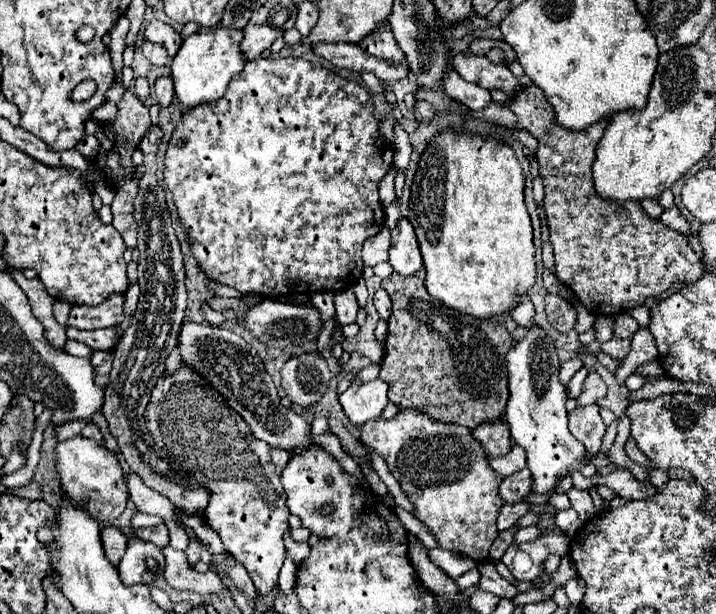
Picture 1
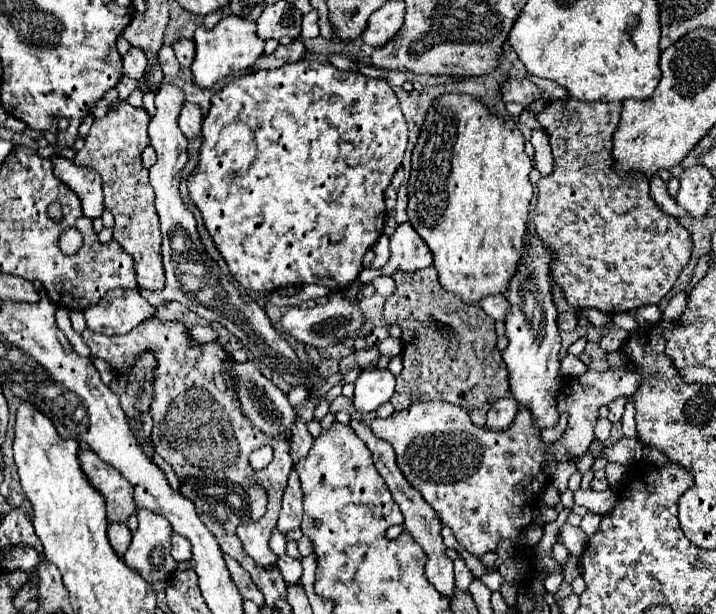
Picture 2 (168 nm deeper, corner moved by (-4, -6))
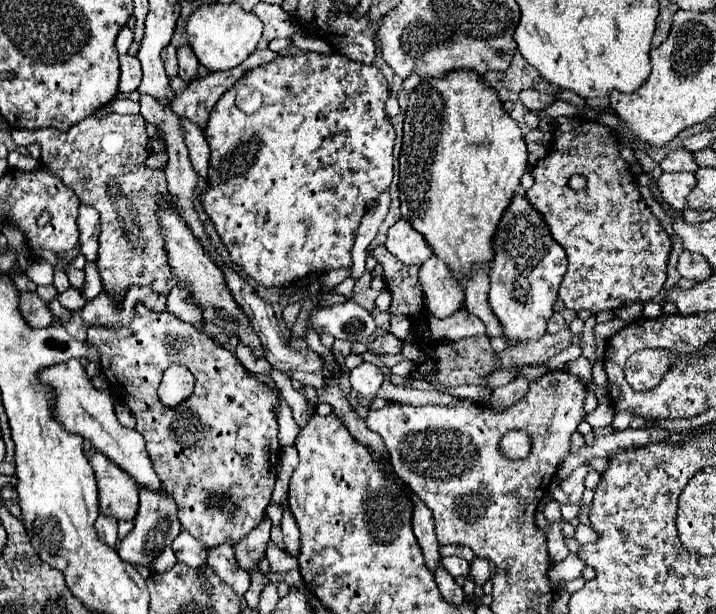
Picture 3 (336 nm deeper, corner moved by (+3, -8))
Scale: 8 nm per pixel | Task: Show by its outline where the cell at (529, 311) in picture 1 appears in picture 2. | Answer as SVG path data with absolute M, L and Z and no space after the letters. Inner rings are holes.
M499 294L499 296L487 296L487 304L485 304L485 312L491 316L491 318L501 318L505 320L507 316L507 300Z

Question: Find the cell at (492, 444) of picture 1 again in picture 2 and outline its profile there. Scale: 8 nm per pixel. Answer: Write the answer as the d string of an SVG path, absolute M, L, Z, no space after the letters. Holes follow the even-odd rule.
M507 394L507 396L499 398L491 406L491 410L487 412L487 428L505 430L515 420L517 410L519 410L519 402L513 398L513 394Z

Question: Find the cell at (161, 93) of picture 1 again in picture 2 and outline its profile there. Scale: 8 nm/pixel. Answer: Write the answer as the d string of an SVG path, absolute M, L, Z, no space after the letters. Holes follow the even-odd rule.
M187 102L187 104L183 106L181 114L179 114L179 128L181 128L181 132L183 132L189 140L199 138L199 136L201 136L201 120L203 120L201 108L199 108L197 104Z

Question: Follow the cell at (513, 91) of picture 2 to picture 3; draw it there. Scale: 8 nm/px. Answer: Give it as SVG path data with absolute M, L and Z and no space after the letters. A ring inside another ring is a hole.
M522 90L520 92L520 102L528 108L528 110L532 110L532 112L542 112L548 104L552 104L554 102L554 98L550 96L550 94L542 94L542 92L538 92L538 90Z

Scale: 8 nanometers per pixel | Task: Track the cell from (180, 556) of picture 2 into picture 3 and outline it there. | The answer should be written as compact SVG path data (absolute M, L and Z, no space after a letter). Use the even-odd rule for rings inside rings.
M180 532L176 536L176 540L172 542L172 550L178 562L188 564L190 568L198 568L206 562L206 546L200 544L194 536L188 536L188 532Z

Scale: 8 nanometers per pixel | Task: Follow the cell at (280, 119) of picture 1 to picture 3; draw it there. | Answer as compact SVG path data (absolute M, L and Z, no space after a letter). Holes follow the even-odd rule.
M304 52L300 56L280 56L274 62L262 64L250 72L246 72L236 86L248 84L262 92L262 108L254 114L244 114L234 104L236 88L230 88L222 94L222 98L216 102L216 106L210 112L210 118L204 128L204 136L210 144L210 168L208 168L208 188L200 194L200 202L204 206L204 212L212 220L222 244L226 246L232 262L240 272L244 272L248 278L252 278L256 284L274 288L274 286L286 286L296 280L306 278L308 274L324 274L334 268L350 266L352 264L352 246L356 240L356 230L360 226L362 216L366 214L366 204L370 200L376 200L382 190L386 190L392 182L392 148L396 140L396 130L390 122L390 118L384 112L384 104L388 100L388 84L382 76L382 72L376 66L348 60L344 54L332 54L332 56L320 56L316 52Z

